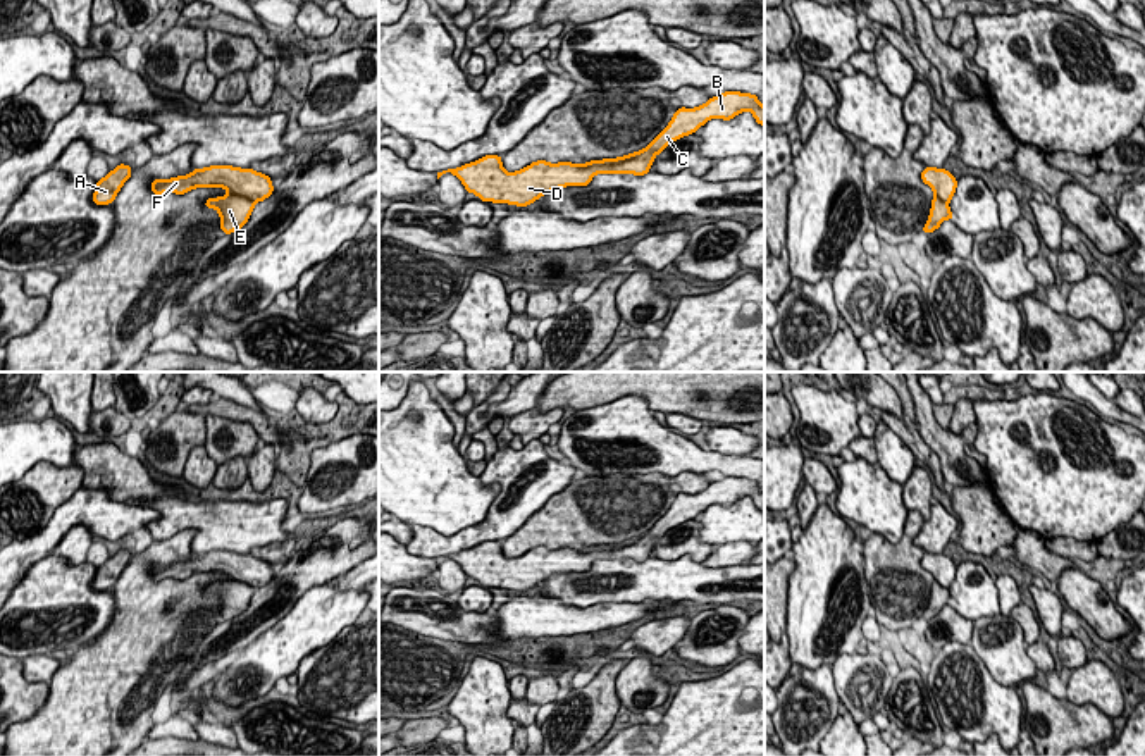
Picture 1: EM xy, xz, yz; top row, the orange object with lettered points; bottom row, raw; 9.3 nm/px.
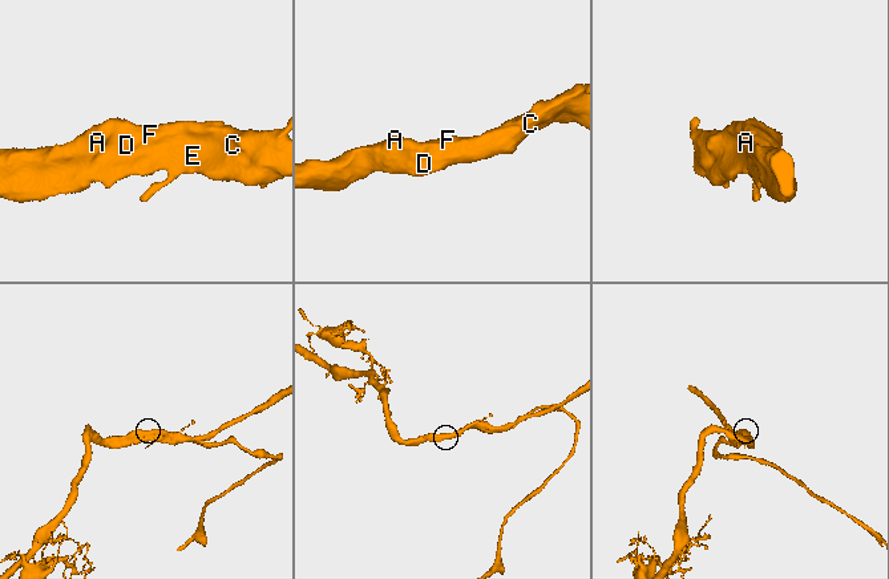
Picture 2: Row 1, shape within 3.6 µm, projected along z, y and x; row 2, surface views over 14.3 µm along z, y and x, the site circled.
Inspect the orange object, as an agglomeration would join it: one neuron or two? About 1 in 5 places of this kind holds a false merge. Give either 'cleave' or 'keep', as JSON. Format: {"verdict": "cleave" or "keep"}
{"verdict": "keep"}

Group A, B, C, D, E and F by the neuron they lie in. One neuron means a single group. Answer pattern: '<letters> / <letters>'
A B C D E F

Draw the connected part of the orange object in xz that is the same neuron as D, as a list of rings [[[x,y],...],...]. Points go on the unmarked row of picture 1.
[[[723,477],[701,493],[677,494],[670,510],[644,536],[618,544],[591,546],[580,551],[537,546],[522,556],[506,558],[501,541],[486,541],[461,553],[437,558],[437,565],[449,558],[461,567],[468,579],[477,580],[482,587],[527,592],[553,575],[589,572],[596,560],[644,561],[649,558],[654,542],[672,527],[694,520],[709,505],[730,506],[744,496],[749,496],[756,508],[764,513],[764,491],[759,489],[758,480]]]

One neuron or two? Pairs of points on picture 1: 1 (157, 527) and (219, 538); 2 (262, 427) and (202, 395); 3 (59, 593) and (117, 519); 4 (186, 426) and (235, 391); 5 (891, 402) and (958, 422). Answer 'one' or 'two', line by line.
1: one
2: two
3: two
4: two
5: two

